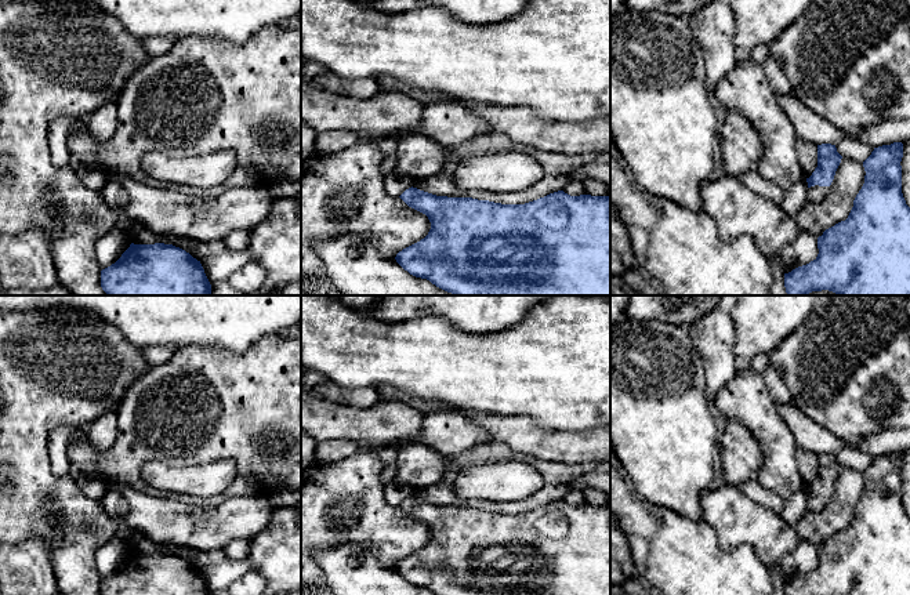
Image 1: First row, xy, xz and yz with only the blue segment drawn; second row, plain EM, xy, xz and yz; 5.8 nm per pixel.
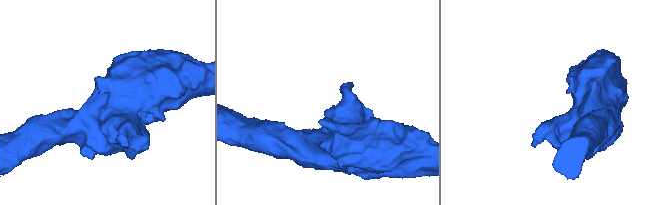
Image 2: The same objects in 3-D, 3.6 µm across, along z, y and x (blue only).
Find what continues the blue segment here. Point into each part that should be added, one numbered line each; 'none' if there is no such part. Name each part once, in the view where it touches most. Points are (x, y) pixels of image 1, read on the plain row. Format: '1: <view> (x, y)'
1: yz (816, 503)

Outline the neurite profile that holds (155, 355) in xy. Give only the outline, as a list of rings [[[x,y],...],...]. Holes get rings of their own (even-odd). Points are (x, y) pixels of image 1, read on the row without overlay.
[[[152,347],[142,351],[144,359],[149,369],[167,362],[173,352],[171,347]]]

